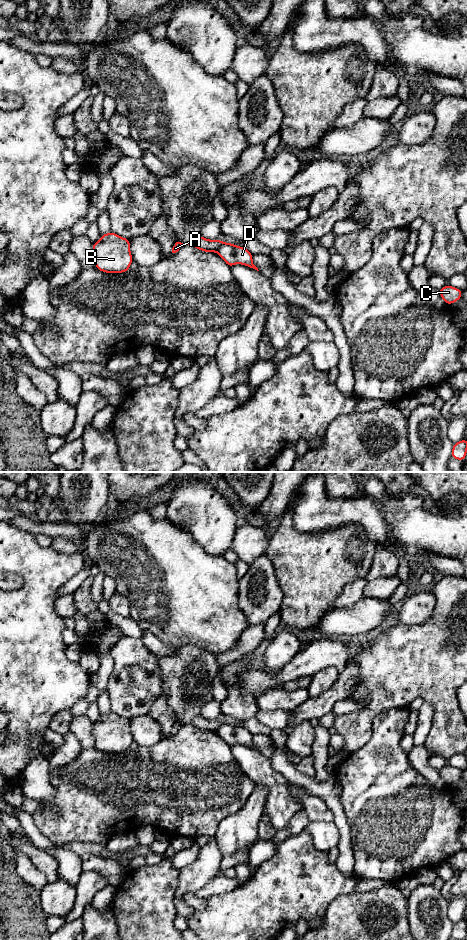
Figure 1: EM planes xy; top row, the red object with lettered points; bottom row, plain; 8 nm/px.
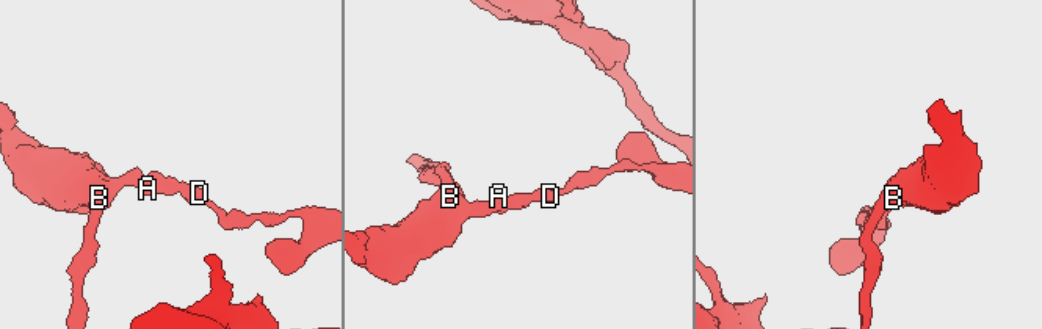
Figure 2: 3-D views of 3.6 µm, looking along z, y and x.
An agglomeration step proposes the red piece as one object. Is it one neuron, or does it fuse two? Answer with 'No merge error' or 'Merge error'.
Merge error

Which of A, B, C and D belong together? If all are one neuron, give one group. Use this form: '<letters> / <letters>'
A B / C D

